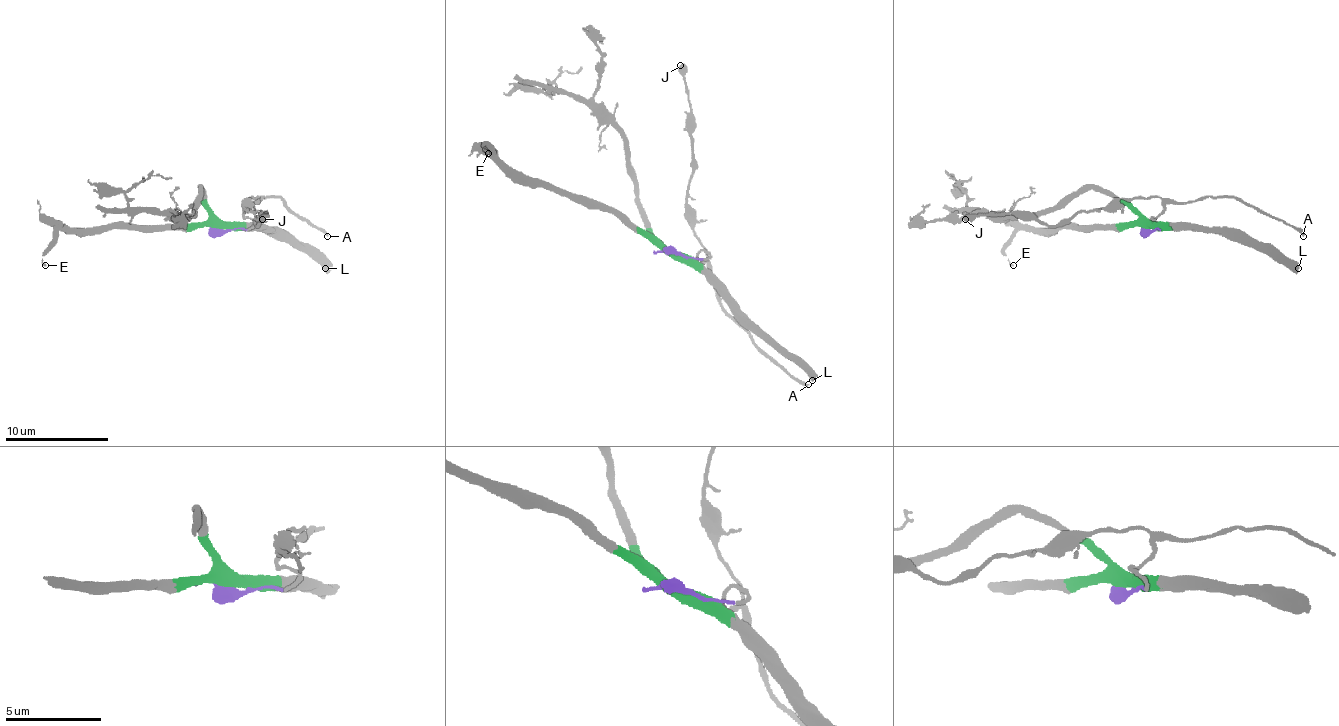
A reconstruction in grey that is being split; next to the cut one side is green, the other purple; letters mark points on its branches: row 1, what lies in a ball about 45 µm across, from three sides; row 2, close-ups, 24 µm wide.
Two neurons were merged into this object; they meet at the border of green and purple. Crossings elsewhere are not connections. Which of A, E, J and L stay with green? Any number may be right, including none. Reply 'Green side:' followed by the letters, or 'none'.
Green side: E, L

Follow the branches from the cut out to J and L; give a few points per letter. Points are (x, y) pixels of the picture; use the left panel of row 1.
J: (214, 227), (248, 230), (253, 225), (243, 212), (256, 196), (246, 209), (258, 225), (267, 212), (262, 220)
L: (214, 227), (280, 227), (304, 243), (326, 268)

